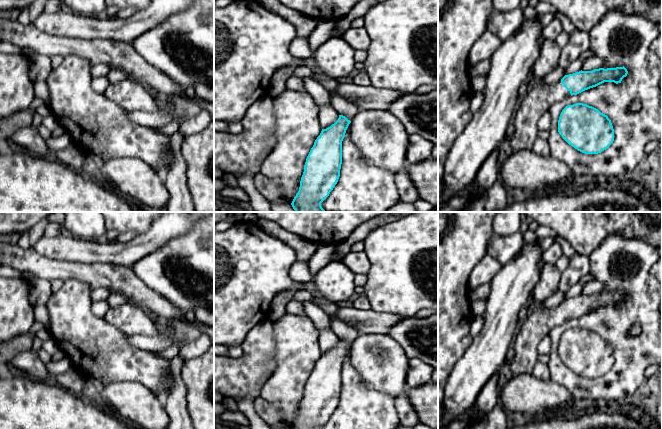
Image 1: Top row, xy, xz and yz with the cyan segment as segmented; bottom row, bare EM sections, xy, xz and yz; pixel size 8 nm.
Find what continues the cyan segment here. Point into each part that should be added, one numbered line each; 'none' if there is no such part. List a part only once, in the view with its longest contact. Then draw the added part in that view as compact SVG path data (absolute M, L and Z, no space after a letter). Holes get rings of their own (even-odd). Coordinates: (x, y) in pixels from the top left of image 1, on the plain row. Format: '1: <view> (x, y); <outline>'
1: yz (540, 320); M561 304L553 308L535 306L520 326L520 332L514 345L514 357L510 363L511 376L530 374L538 361L537 347L540 341L549 335L553 327L570 321Z

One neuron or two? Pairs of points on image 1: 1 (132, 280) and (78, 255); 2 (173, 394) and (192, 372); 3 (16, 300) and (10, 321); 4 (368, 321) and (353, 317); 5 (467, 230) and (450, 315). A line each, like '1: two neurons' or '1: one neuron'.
1: two neurons
2: two neurons
3: one neuron
4: one neuron
5: one neuron

